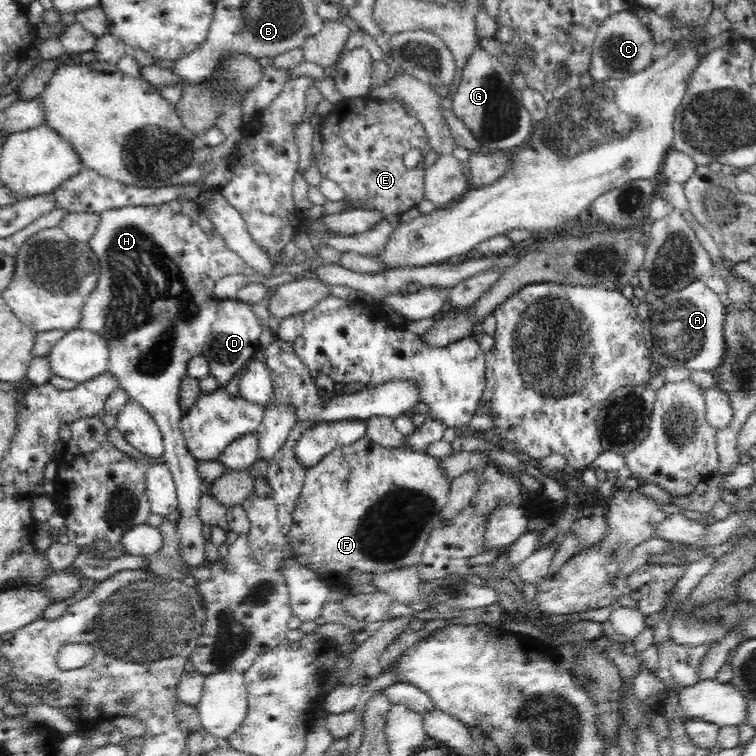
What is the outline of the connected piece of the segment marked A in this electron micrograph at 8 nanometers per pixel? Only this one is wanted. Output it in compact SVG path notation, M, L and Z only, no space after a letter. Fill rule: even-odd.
M705 279L691 282L681 291L669 292L653 300L643 327L644 340L652 352L654 366L713 372L726 356L724 302L717 292L706 286Z

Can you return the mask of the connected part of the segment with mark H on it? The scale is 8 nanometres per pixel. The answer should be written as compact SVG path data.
M169 204L154 206L128 206L99 213L96 230L89 240L91 251L98 257L100 277L95 289L88 295L82 307L79 328L98 333L108 341L110 349L107 370L118 379L118 388L126 391L131 400L140 404L156 421L163 434L164 463L173 472L177 488L177 509L181 517L177 521L178 551L189 567L204 566L204 539L198 505L202 479L198 475L198 461L188 453L186 441L180 431L183 411L179 404L179 388L188 370L190 359L202 354L211 326L216 320L219 299L214 294L217 280L224 276L241 274L244 260L232 252L222 236L213 229L210 234L202 230L198 221L183 213L175 213Z

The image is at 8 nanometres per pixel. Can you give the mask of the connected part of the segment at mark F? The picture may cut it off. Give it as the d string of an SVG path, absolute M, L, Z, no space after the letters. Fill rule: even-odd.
M362 436L360 440L354 441L354 444L334 448L332 452L329 452L322 460L319 460L318 464L309 468L305 474L304 484L298 496L298 504L296 504L294 512L292 512L292 528L288 532L288 541L290 541L294 559L298 561L298 564L315 570L318 574L327 573L330 578L342 575L343 579L348 581L347 586L349 587L366 586L378 574L398 570L398 568L406 566L414 566L414 564L418 565L422 552L427 545L429 534L441 522L441 510L448 502L448 494L450 494L450 479L446 479L446 474L442 471L442 465L438 462L440 462L438 457L432 457L426 452L416 452L410 450L410 448L384 448L380 444L373 443L368 436Z

